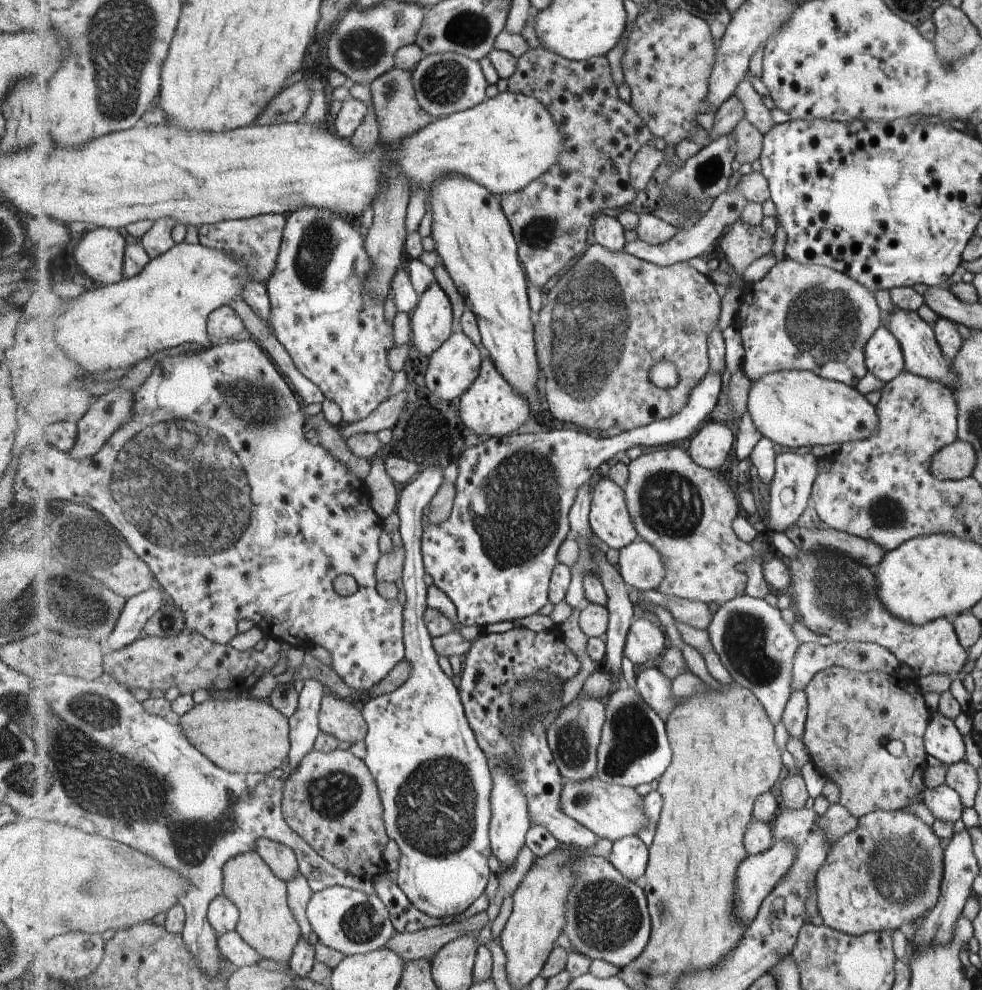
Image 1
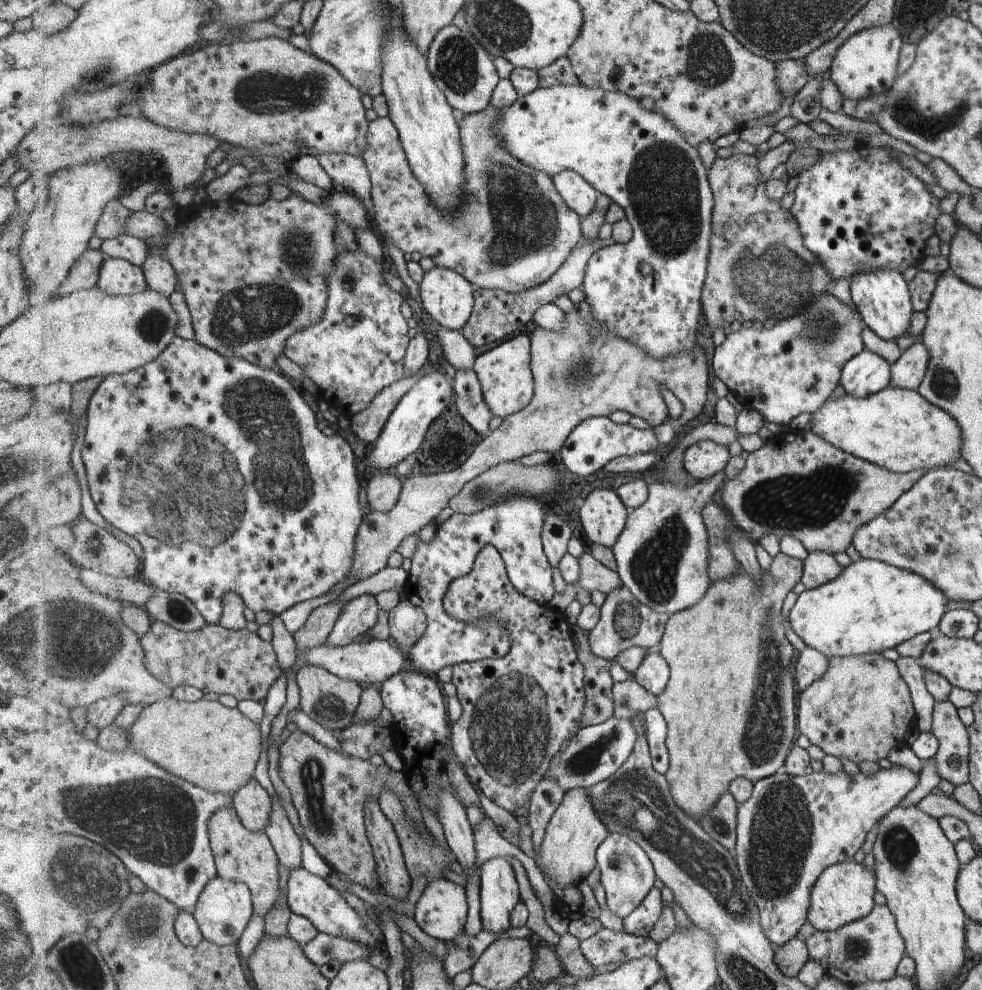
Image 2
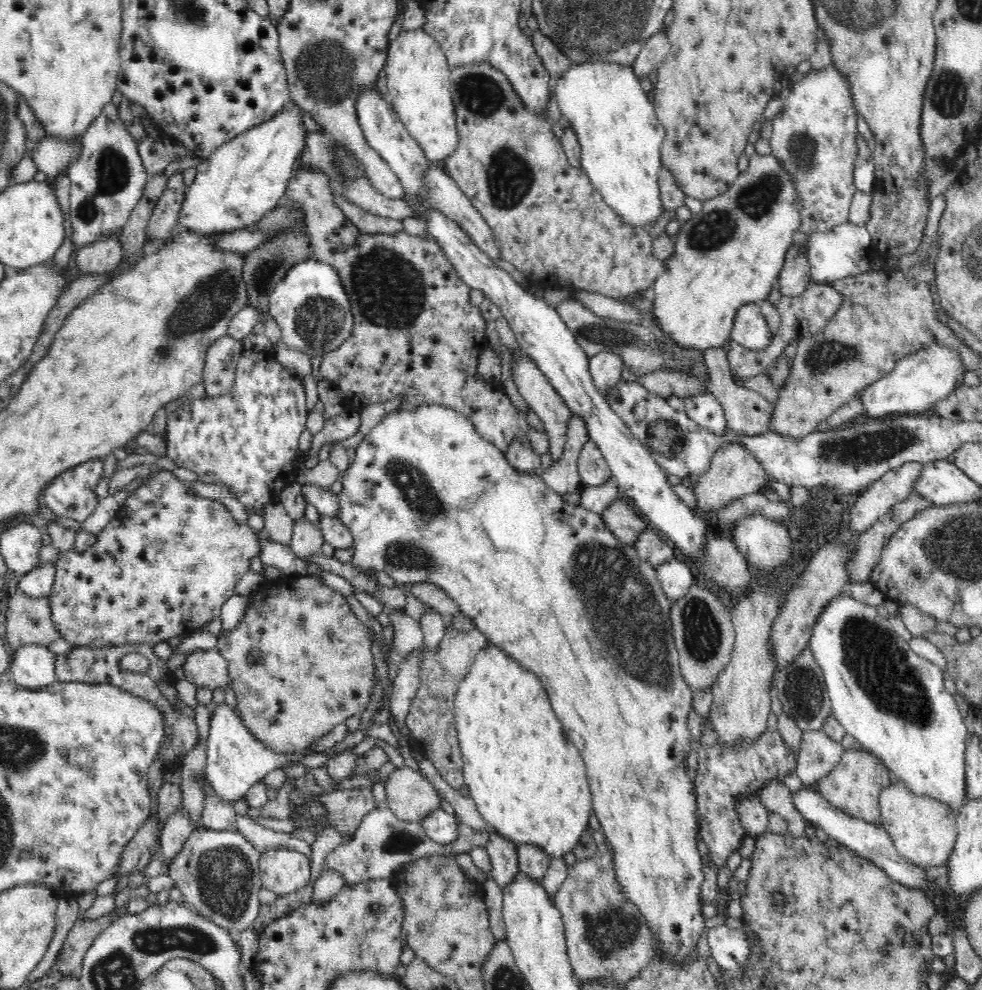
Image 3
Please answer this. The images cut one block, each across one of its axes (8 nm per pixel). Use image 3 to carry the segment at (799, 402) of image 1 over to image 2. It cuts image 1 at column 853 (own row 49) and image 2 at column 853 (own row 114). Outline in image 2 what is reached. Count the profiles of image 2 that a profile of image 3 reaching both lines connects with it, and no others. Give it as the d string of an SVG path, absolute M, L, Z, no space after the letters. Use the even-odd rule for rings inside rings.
M890 388L882 389L881 392L856 398L846 394L841 398L827 400L817 412L811 416L811 430L827 440L836 448L853 454L862 460L880 465L881 468L890 472L905 473L913 470L927 470L944 467L945 464L960 458L960 447L963 437L960 428L952 416L940 410L936 405L929 404L916 391Z

